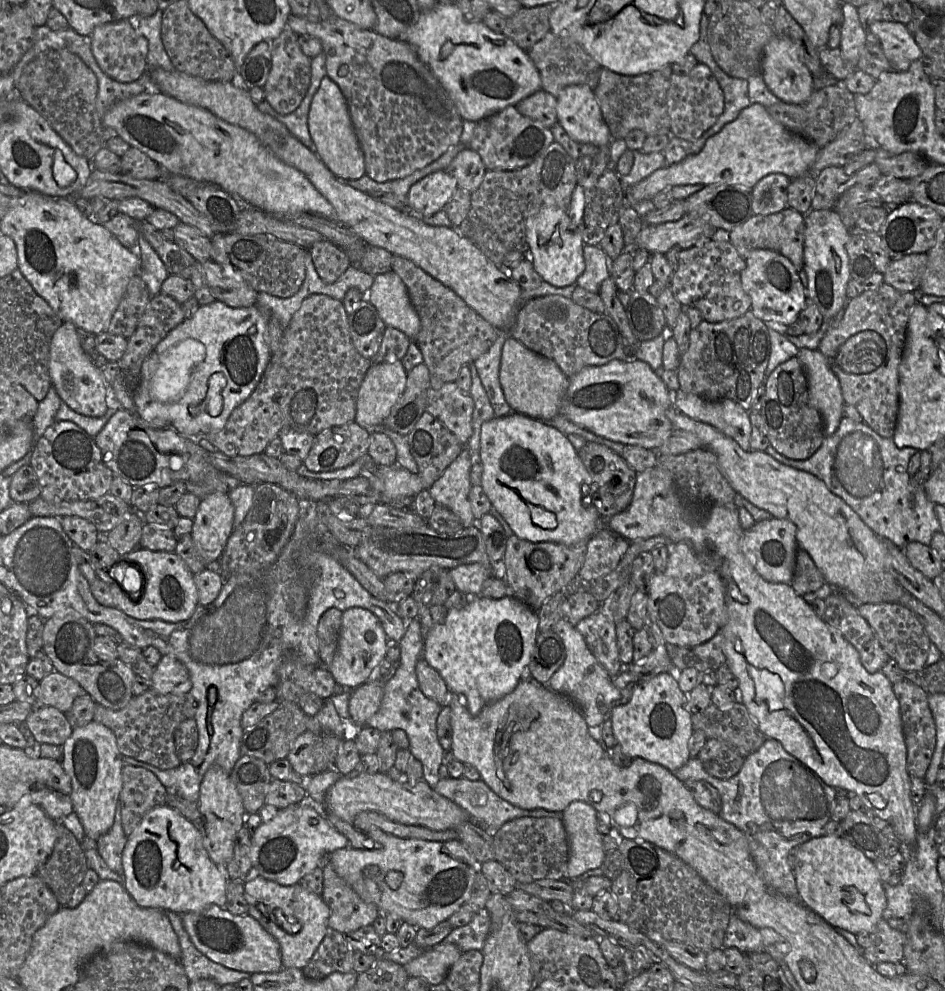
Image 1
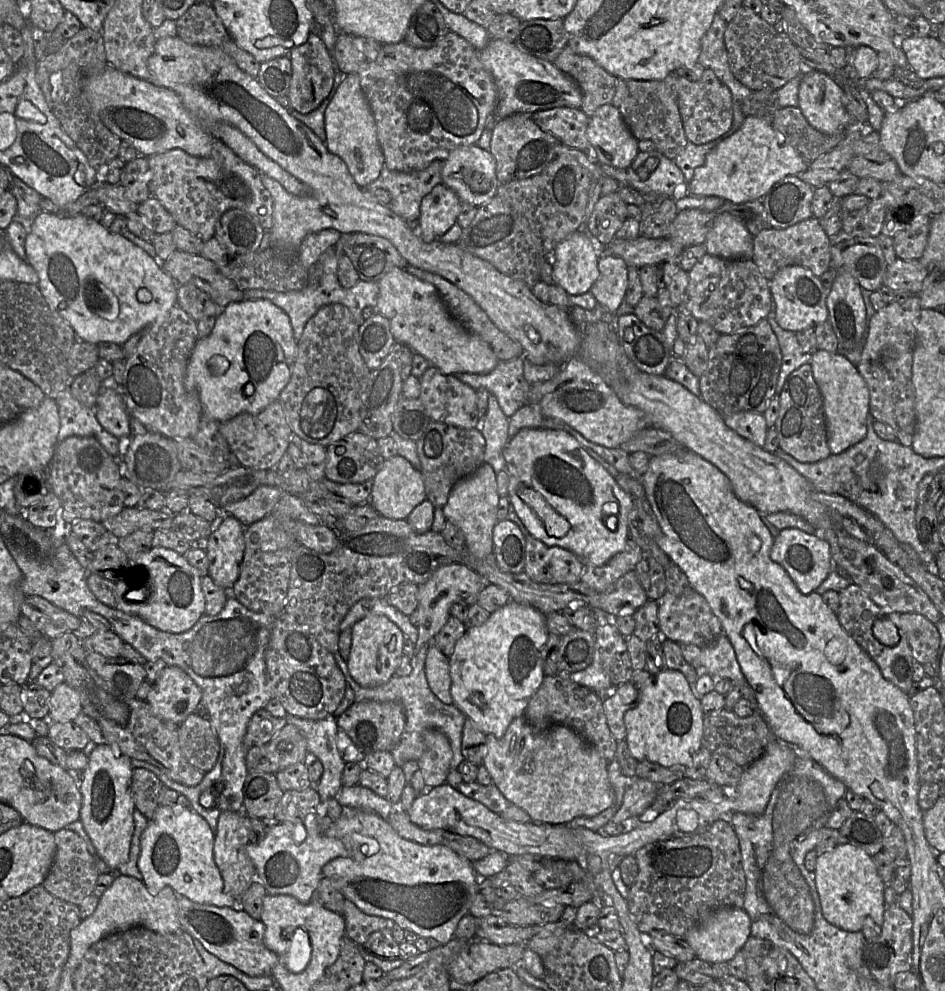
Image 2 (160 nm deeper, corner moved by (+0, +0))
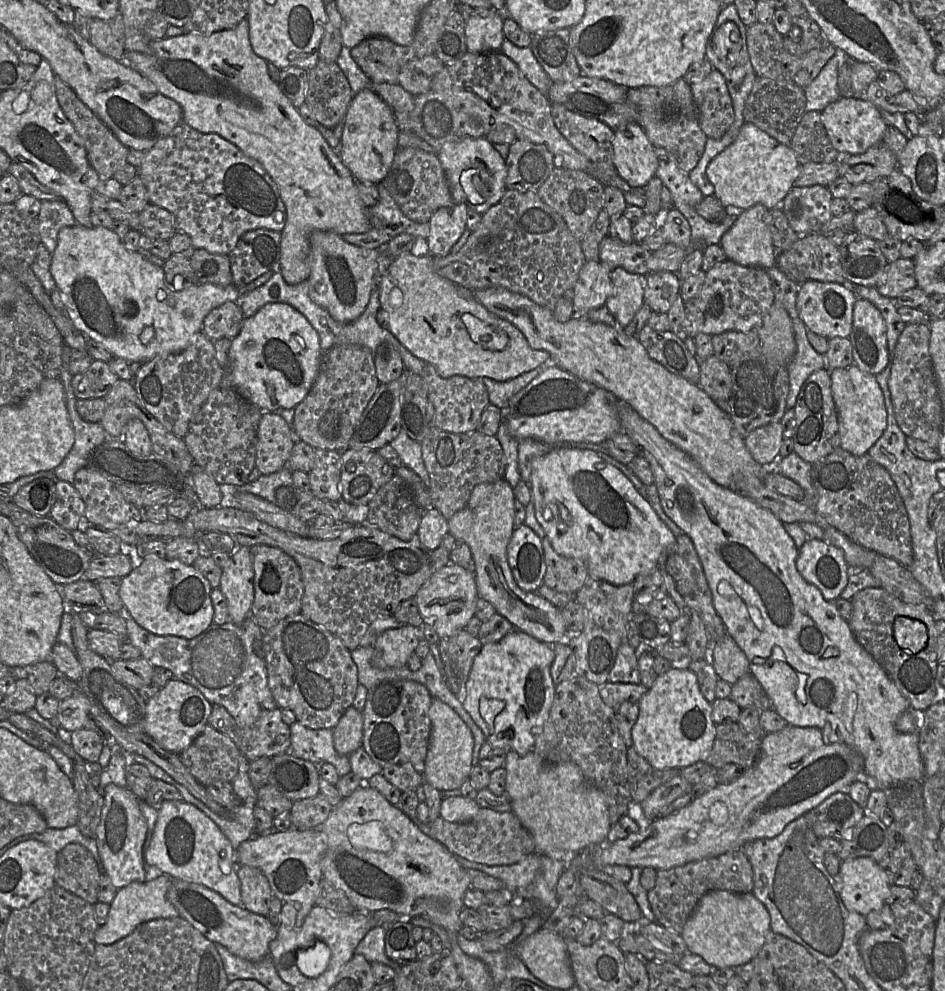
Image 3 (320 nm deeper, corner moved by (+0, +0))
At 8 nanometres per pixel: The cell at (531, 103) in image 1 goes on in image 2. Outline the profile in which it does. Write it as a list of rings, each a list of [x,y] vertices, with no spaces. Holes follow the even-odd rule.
[[[556,107],[536,111],[530,116],[563,145],[583,152],[589,148],[586,134],[589,117],[579,108]]]

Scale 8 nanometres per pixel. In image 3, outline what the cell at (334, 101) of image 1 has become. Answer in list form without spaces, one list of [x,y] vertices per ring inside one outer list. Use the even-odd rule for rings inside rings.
[[[363,89],[353,96],[349,104],[337,154],[356,181],[377,185],[391,167],[398,149],[399,131],[391,107],[374,90]]]

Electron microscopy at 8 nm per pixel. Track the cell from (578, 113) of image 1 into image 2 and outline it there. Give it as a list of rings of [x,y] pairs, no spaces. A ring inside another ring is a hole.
[[[612,104],[600,106],[589,117],[587,138],[598,161],[616,168],[628,168],[636,158],[638,140]]]

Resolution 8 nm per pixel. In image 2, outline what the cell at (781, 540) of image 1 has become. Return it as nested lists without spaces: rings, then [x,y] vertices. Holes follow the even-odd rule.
[[[795,528],[780,530],[774,538],[770,558],[787,572],[804,595],[816,592],[818,586],[834,570],[830,544],[816,535]]]

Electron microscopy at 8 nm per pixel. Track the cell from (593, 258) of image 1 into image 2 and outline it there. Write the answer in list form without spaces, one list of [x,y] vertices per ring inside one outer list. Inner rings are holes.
[[[604,256],[598,259],[599,278],[590,293],[596,301],[612,313],[616,313],[625,299],[628,286],[628,266],[618,257]]]

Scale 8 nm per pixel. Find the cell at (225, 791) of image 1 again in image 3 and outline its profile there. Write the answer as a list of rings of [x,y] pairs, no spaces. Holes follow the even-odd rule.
[[[239,866],[242,906],[255,914],[268,916],[270,901],[275,897],[265,875],[257,868]]]

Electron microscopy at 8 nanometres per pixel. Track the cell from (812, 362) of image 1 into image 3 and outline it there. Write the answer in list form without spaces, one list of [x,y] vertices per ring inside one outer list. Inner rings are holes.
[[[855,364],[830,370],[831,391],[839,424],[839,448],[854,456],[867,455],[887,428],[888,414],[883,392],[875,376],[862,371]]]

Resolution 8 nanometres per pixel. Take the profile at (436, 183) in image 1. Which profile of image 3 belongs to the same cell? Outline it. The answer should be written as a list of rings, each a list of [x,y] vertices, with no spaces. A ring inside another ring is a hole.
[[[454,203],[450,207],[442,207],[433,213],[429,224],[429,235],[426,239],[428,252],[432,256],[446,256],[467,229],[467,211],[465,204]]]

